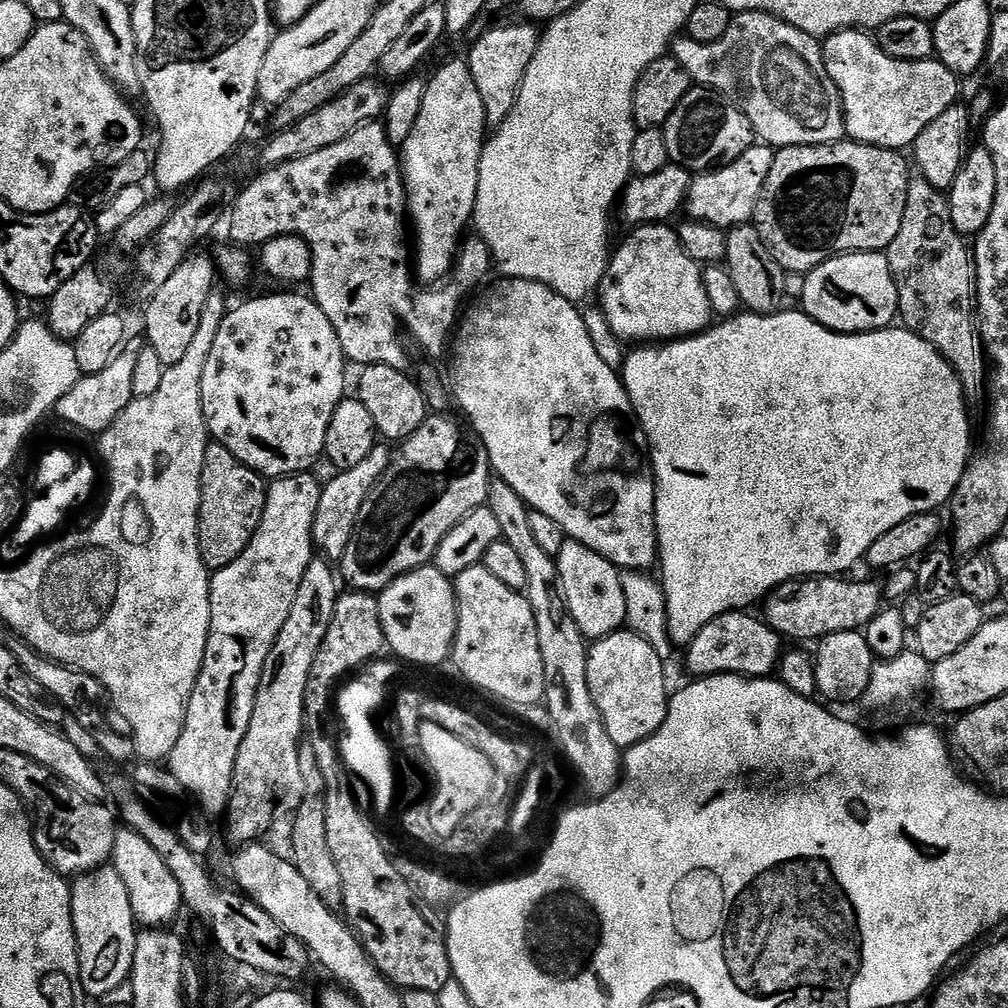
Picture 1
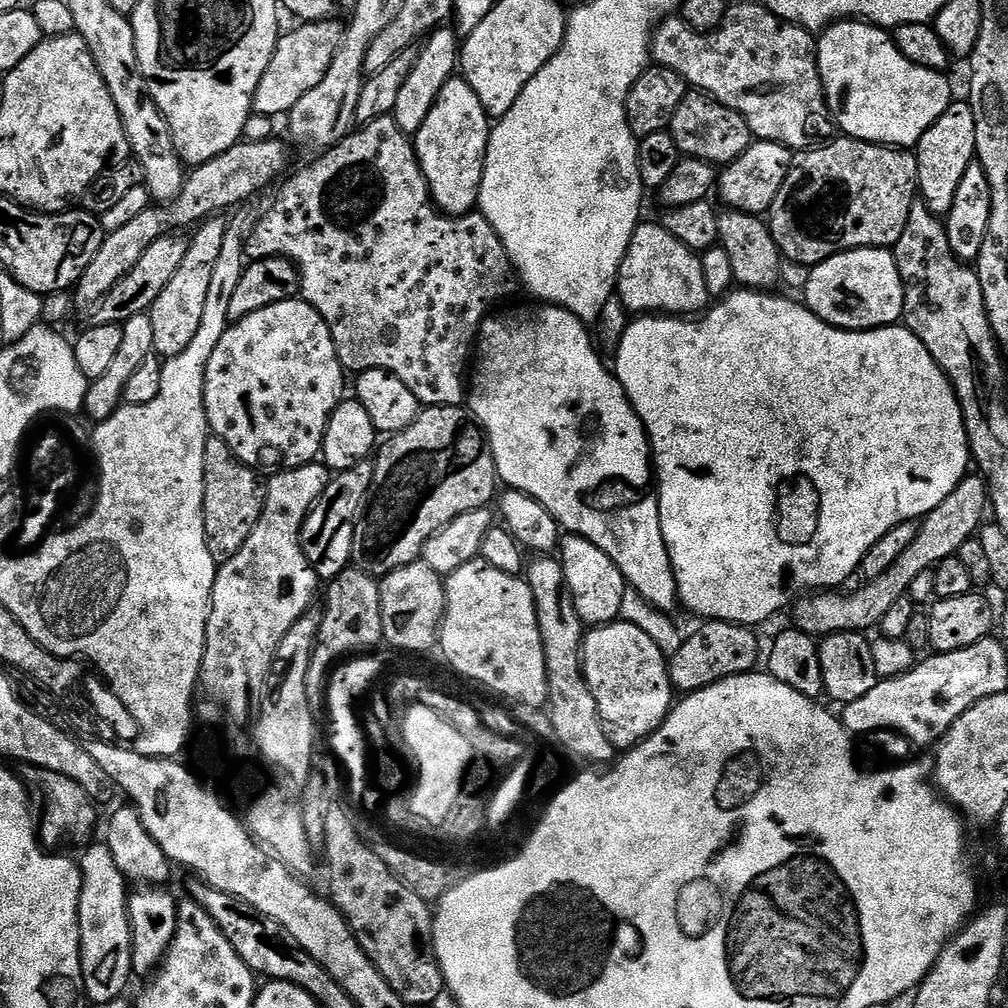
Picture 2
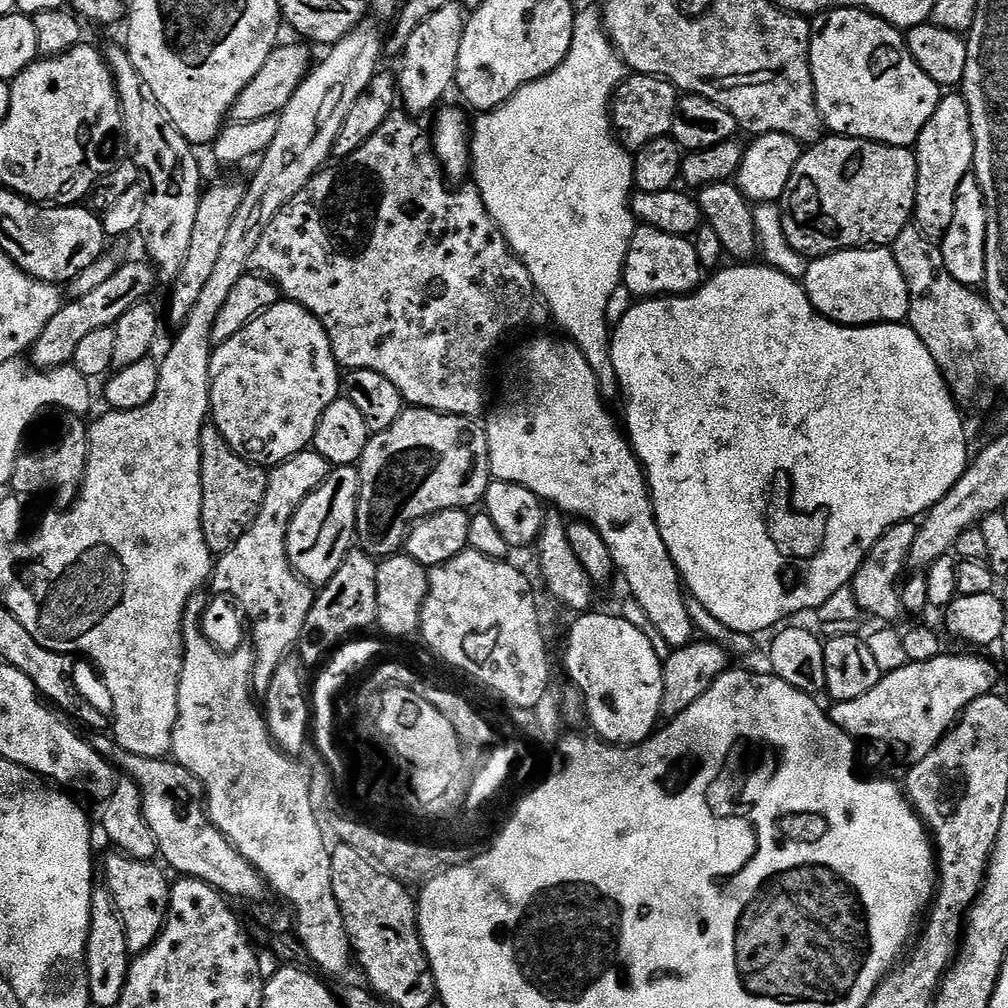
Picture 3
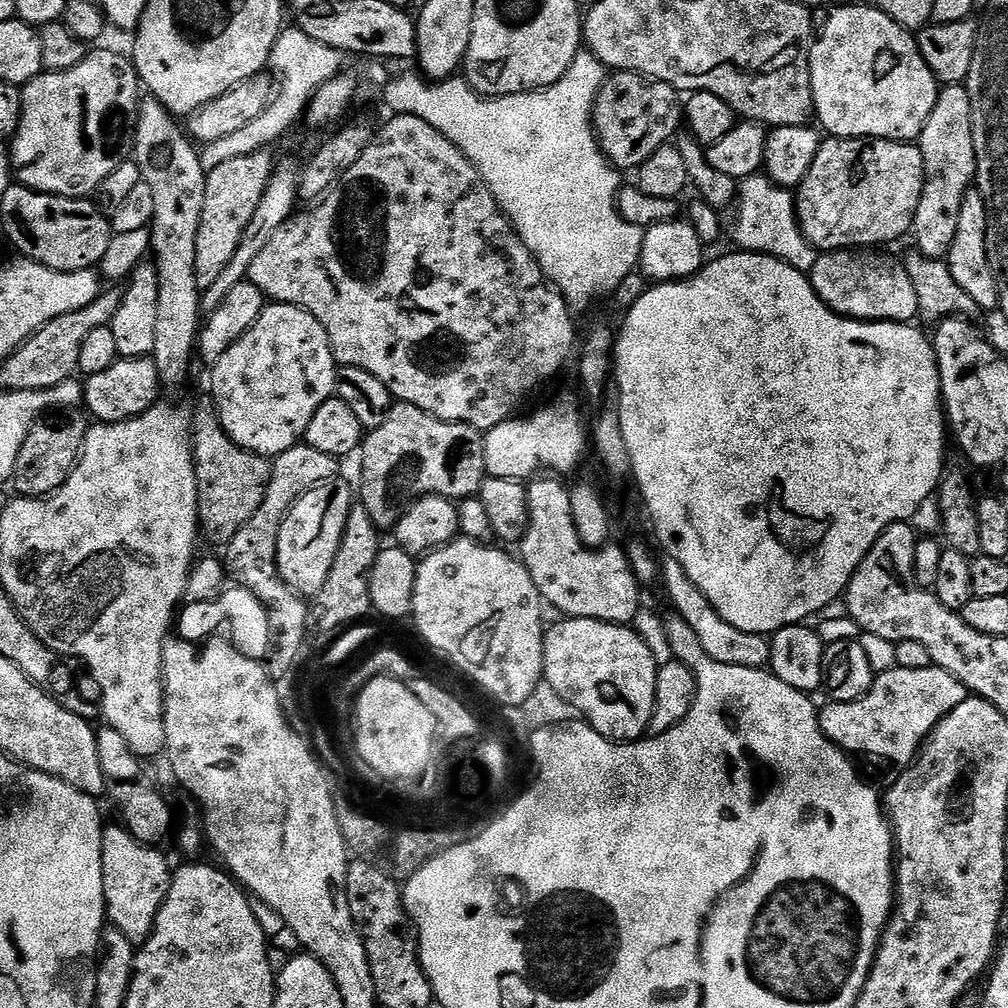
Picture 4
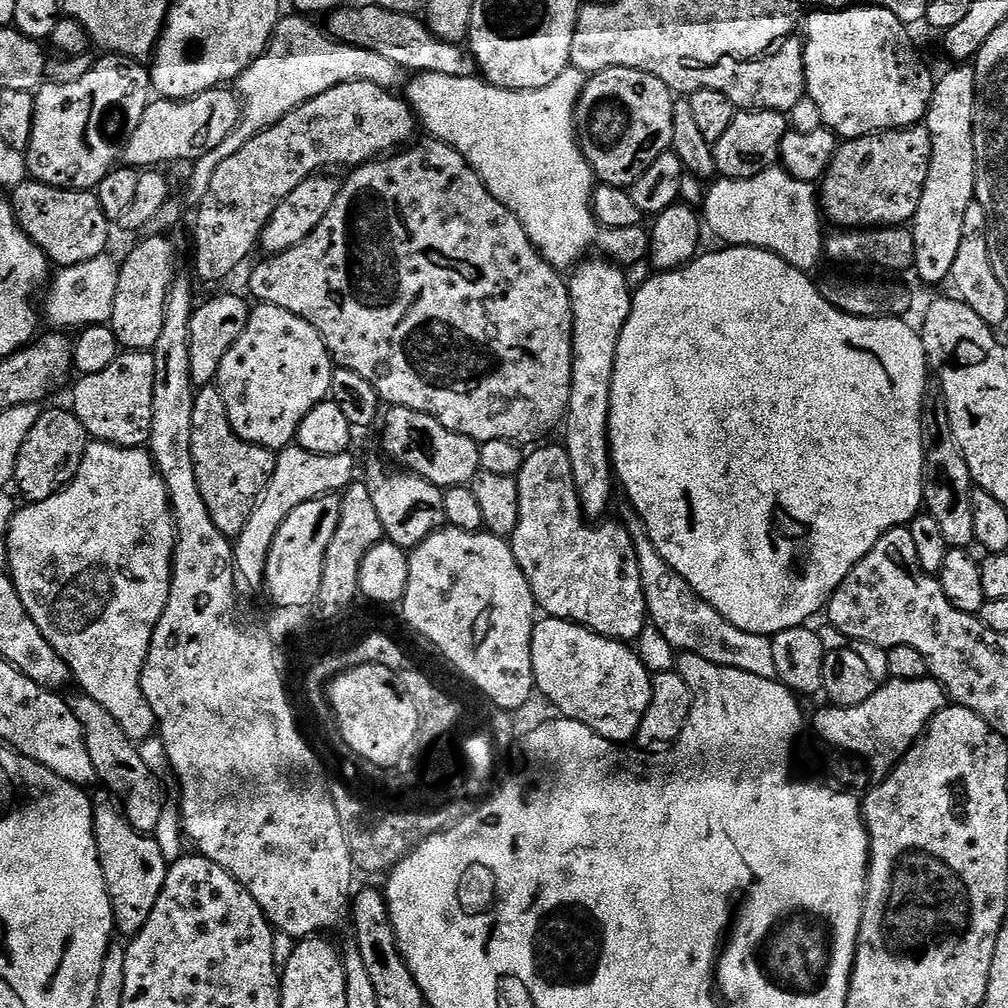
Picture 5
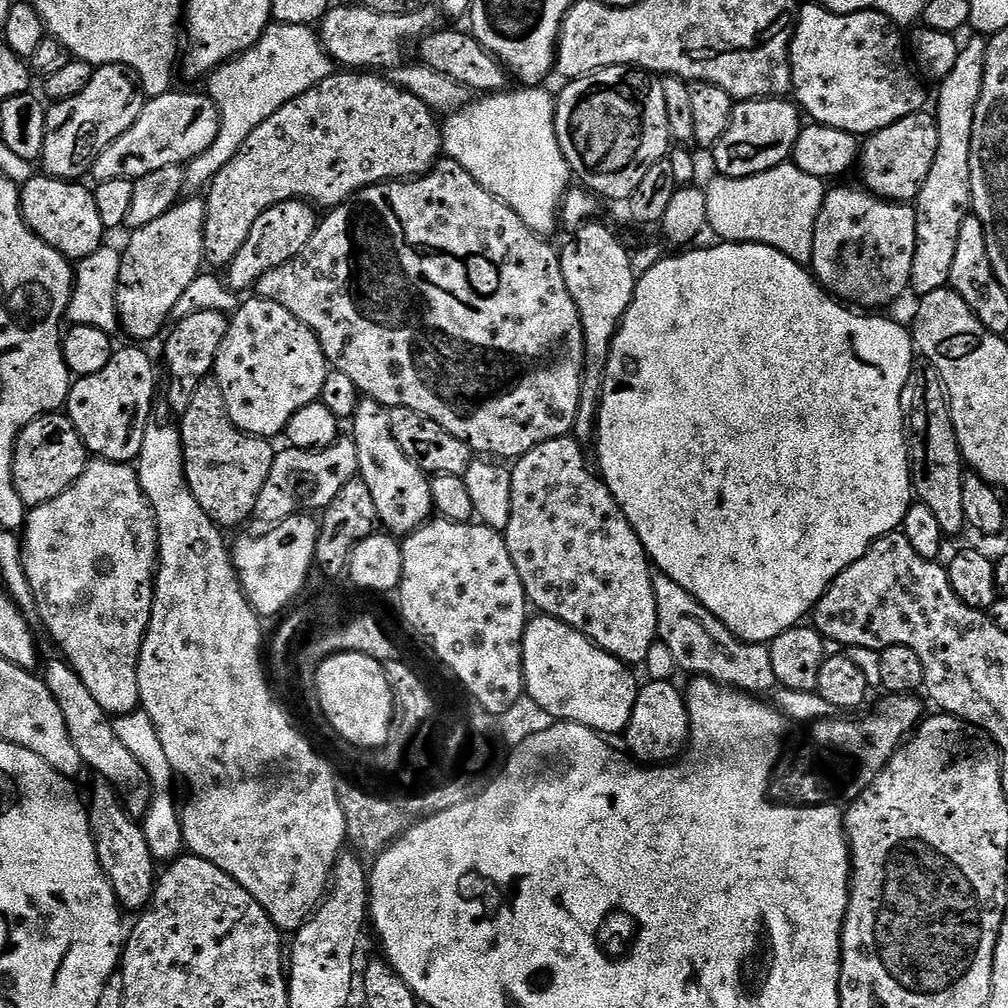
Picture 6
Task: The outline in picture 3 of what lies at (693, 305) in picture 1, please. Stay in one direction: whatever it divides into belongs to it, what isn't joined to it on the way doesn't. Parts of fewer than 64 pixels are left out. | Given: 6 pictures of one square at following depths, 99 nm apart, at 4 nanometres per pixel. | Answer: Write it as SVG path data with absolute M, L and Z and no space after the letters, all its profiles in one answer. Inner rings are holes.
M637 227L630 242L628 257L624 263L623 287L631 290L636 298L663 298L669 294L687 294L695 292L702 283L700 259L696 253L696 245L691 239L674 234L666 234L657 228Z

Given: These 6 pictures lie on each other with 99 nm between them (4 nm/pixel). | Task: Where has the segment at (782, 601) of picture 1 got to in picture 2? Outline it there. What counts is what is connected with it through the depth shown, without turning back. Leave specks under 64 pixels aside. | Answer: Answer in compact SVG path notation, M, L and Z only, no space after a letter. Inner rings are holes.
M969 474L961 480L960 485L952 491L950 498L942 502L930 514L919 521L916 537L898 558L878 578L861 583L857 592L852 592L848 597L839 596L836 590L820 590L815 594L805 595L797 599L795 627L813 638L832 636L835 632L867 633L867 628L875 629L886 618L890 606L894 602L905 599L910 590L910 582L918 578L918 574L930 572L936 565L941 564L946 558L955 556L962 542L973 539L985 523L986 513L989 511L988 485L983 476Z

